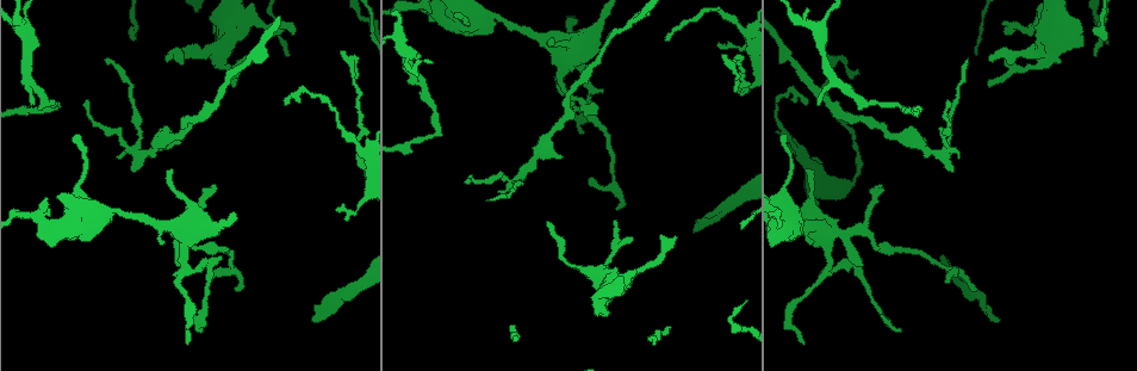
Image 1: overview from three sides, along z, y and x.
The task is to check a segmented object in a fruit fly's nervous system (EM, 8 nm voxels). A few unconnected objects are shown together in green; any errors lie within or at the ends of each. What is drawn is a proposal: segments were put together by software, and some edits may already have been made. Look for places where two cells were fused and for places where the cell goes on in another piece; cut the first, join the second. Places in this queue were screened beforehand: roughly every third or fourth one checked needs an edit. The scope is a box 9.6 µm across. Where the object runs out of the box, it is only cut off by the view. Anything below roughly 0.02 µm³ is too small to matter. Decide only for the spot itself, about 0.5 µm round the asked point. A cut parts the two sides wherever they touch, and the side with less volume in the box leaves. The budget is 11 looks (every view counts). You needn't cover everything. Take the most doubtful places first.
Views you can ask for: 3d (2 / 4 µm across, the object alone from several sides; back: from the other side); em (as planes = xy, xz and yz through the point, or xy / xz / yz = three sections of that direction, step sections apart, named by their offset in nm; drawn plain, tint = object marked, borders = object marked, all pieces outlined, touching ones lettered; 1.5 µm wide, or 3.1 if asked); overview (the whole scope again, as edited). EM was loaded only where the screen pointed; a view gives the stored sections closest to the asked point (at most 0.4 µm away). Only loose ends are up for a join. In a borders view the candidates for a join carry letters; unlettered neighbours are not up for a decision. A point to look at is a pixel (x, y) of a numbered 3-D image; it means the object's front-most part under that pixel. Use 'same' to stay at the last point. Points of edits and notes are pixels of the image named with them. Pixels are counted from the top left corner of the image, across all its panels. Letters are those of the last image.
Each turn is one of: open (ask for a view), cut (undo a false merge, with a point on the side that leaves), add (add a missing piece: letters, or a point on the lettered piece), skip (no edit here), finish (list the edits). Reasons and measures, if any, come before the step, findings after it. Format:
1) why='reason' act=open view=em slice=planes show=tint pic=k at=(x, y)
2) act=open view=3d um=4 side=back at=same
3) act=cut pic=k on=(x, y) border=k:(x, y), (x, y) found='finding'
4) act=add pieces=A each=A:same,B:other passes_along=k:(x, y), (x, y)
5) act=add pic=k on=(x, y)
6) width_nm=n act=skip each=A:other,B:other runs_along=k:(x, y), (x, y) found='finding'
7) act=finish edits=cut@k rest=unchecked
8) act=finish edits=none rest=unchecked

act=open view=3d um=4 pic=1 at=(187, 344)

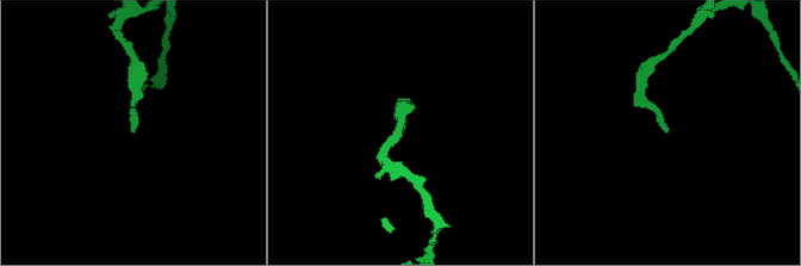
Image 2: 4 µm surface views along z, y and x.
why='now the EM' act=open view=em slice=xy step=8 show=tint pic=2 at=(130, 131)

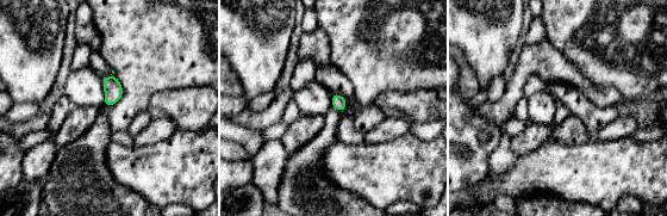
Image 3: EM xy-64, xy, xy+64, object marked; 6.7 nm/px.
act=open view=em slice=planes show=borders at=same

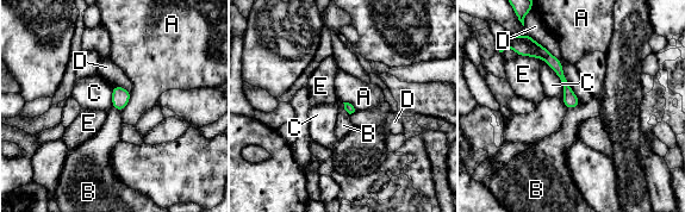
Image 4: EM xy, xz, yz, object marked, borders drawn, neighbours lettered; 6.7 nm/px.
act=skip each=A:other,B:other,C:other,D:other,E:other found='no lettered piece goes on from it'

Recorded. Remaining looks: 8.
why='thin end' act=open view=3d um=4 pic=1 at=(546, 221)

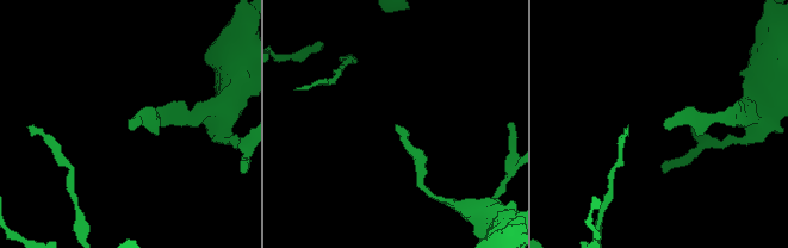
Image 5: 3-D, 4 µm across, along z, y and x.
act=open view=em slice=planes show=tint pic=5 at=(663, 125)

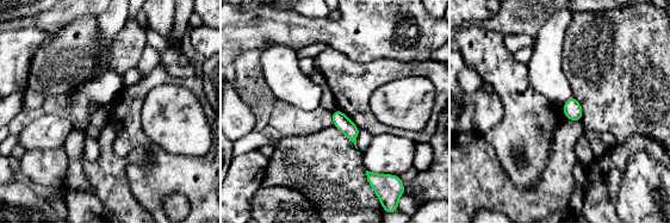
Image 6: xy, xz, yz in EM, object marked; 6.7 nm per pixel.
act=open view=em slice=planes show=borders at=same

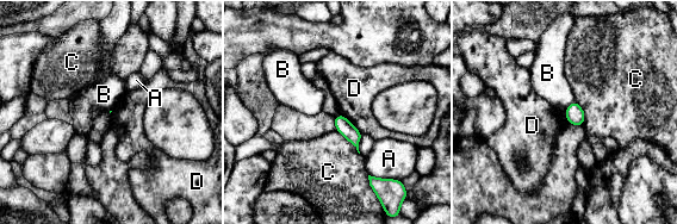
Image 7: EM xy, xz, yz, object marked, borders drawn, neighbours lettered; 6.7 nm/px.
longest_contact=C:220nm act=skip each=A:other,B:other,C:other,D:other found='none of them fits'

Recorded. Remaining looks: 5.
why='thin arm on a thick one' act=open view=em slice=planes show=borders pic=1 at=(813, 227)

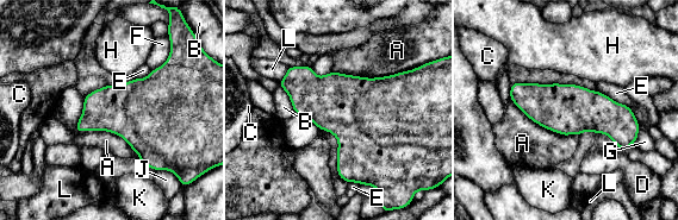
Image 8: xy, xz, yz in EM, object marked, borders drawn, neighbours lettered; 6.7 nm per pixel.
act=skip each=A:other,B:other,C:other,D:other,E:other,F:other,G:other,H:other,J:other,K:other,L:other border=8:(617, 148), (624, 150) found='continuous, no second cell'

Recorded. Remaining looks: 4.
why='thin end' act=open view=em slice=planes show=borders pic=1 at=(733, 91)

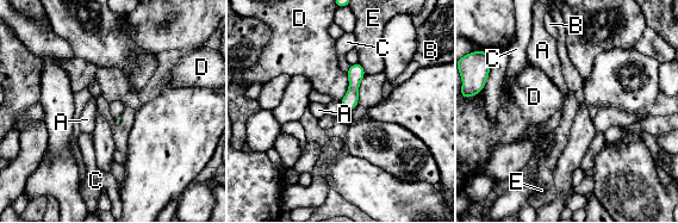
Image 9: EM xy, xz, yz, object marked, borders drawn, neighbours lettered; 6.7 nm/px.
act=skip each=A:other,B:other,C:other,D:other,E:other border=9:(346, 73), (348, 91), (340, 101) found='no lettered piece goes on from it'

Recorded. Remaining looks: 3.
act=open view=em slice=planes show=borders pic=1 at=(881, 186)

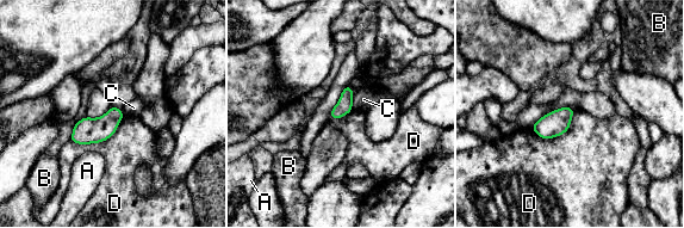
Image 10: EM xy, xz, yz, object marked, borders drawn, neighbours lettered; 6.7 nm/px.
longest_contact=D:420nm act=skip each=A:other,B:other,C:other,D:other border=10:(124, 115), (104, 141), (69, 141) found='no lettered piece goes on from it'

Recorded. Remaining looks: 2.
act=finish edits=none rest=unchecked

